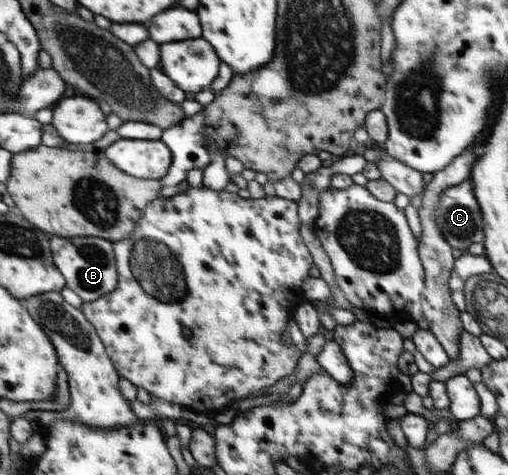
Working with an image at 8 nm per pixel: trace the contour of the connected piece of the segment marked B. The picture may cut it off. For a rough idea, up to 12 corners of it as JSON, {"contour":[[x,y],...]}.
{"contour":[[52,237],[53,260],[83,303],[118,286],[110,240]]}

